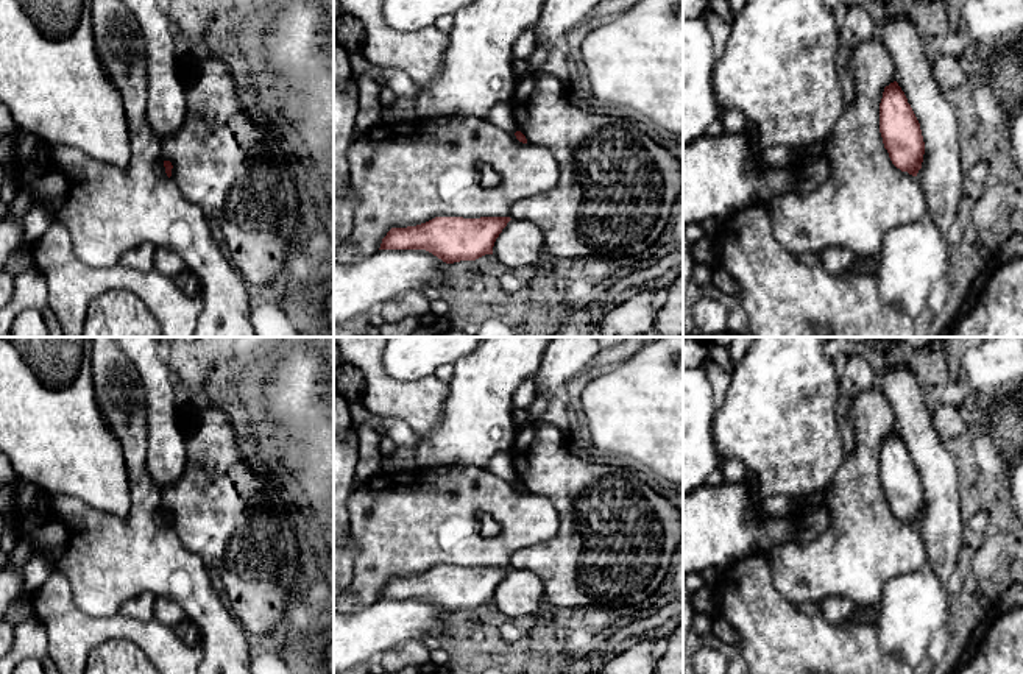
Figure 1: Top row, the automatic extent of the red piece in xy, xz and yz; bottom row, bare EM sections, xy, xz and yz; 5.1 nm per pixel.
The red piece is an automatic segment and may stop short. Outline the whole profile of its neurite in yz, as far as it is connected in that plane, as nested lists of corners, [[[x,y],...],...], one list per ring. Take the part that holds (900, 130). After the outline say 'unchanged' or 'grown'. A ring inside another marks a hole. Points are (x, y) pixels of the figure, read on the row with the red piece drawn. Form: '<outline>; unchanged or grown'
[[[897,81],[884,87],[880,103],[880,133],[892,164],[917,176],[925,142],[920,123]]]; unchanged

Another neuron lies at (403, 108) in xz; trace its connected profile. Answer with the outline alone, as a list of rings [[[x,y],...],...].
[[[382,67],[385,86],[395,92],[395,101],[388,105],[388,115],[384,123],[407,120],[415,117],[416,84],[399,69]]]

